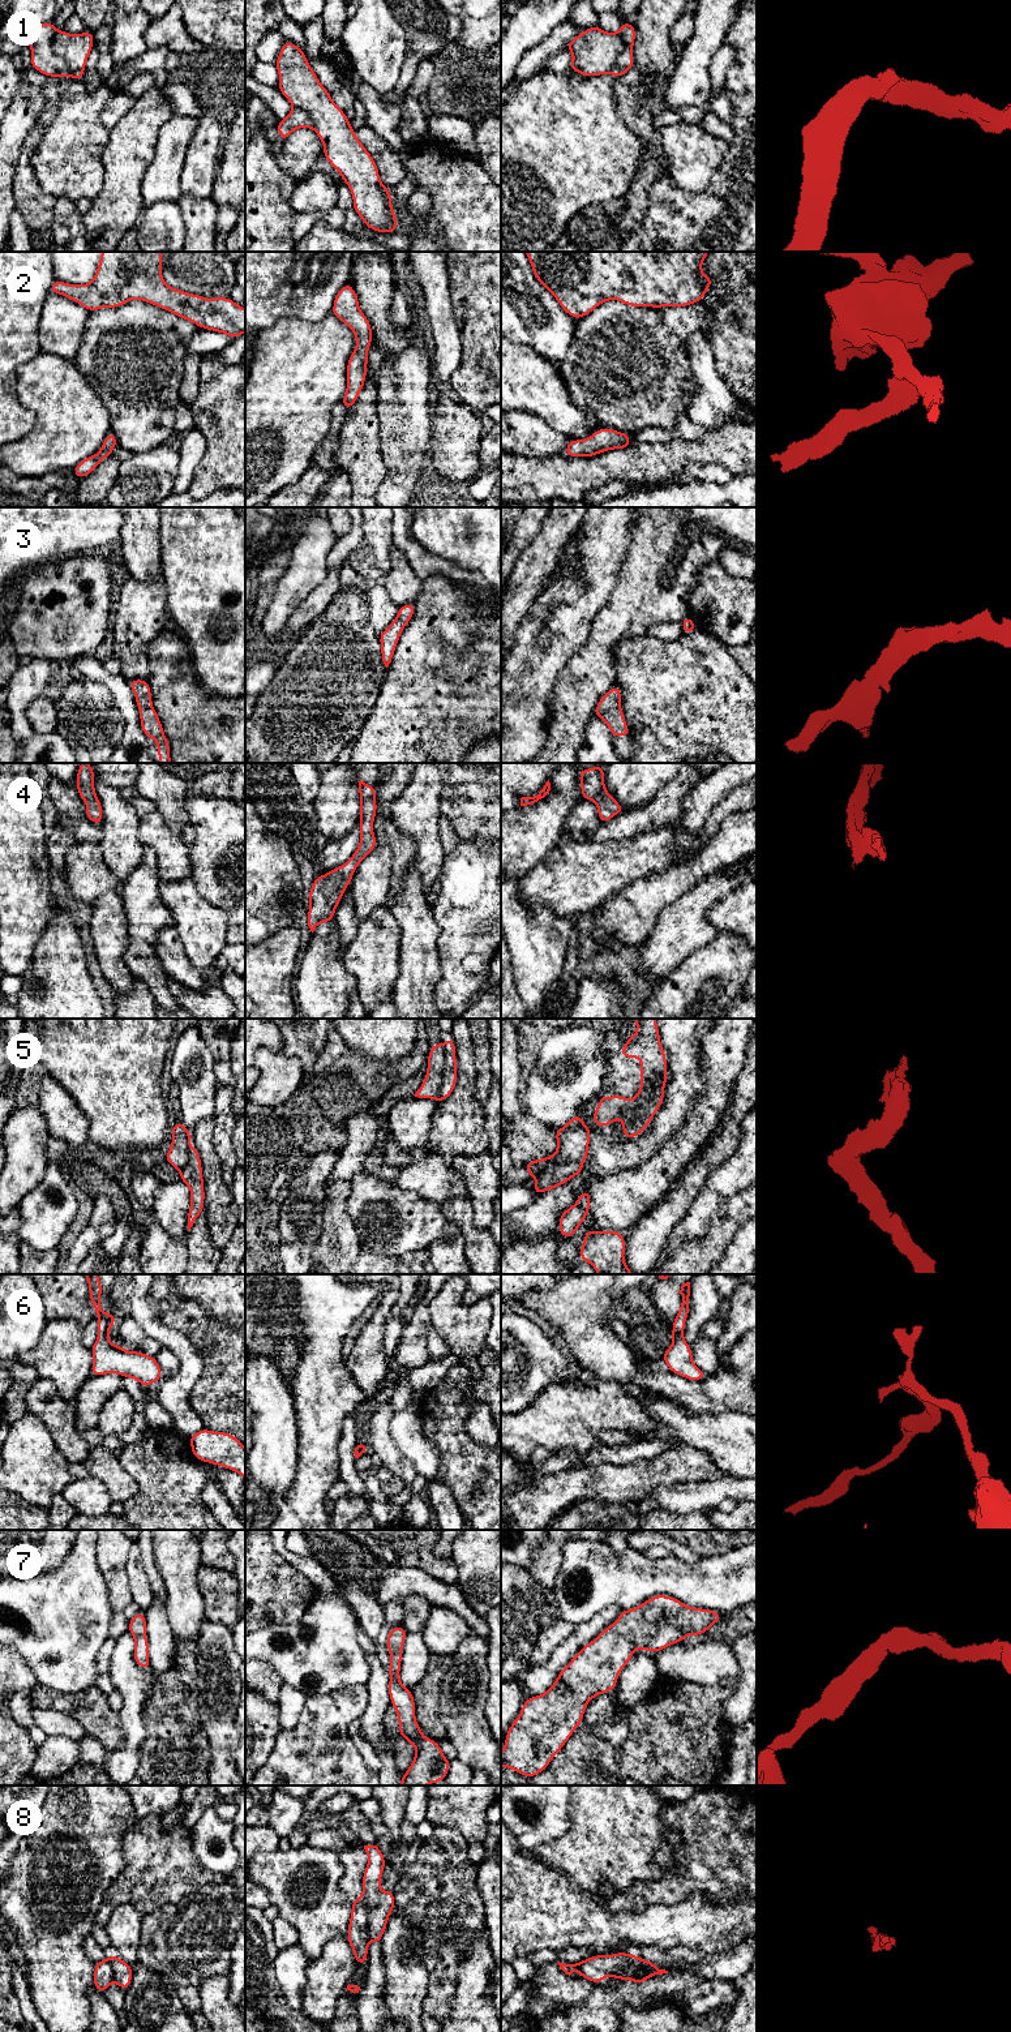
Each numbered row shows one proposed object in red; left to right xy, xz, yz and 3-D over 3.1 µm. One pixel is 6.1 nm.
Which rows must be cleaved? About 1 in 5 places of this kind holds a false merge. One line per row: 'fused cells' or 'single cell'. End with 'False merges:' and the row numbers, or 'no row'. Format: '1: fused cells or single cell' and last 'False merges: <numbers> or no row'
1: fused cells
2: single cell
3: single cell
4: single cell
5: fused cells
6: single cell
7: single cell
8: fused cells
False merges: 1, 5, 8

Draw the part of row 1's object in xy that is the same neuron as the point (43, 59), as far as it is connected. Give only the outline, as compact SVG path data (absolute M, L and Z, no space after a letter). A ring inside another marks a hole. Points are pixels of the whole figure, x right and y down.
M44 22L30 27L20 39L27 42L31 48L30 65L47 77L70 77L67 63L55 53L52 42L57 30L53 22Z

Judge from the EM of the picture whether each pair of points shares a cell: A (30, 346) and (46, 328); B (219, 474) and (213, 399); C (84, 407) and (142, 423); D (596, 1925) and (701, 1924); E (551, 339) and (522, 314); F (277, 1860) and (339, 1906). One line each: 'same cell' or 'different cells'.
A: different cells
B: same cell
C: different cells
D: same cell
E: same cell
F: same cell

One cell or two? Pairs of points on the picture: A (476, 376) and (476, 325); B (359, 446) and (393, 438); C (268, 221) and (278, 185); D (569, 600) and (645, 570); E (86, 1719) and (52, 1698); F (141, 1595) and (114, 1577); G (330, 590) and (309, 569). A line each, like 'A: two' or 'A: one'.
A: one
B: two
C: one
D: two
E: one
F: two
G: two

